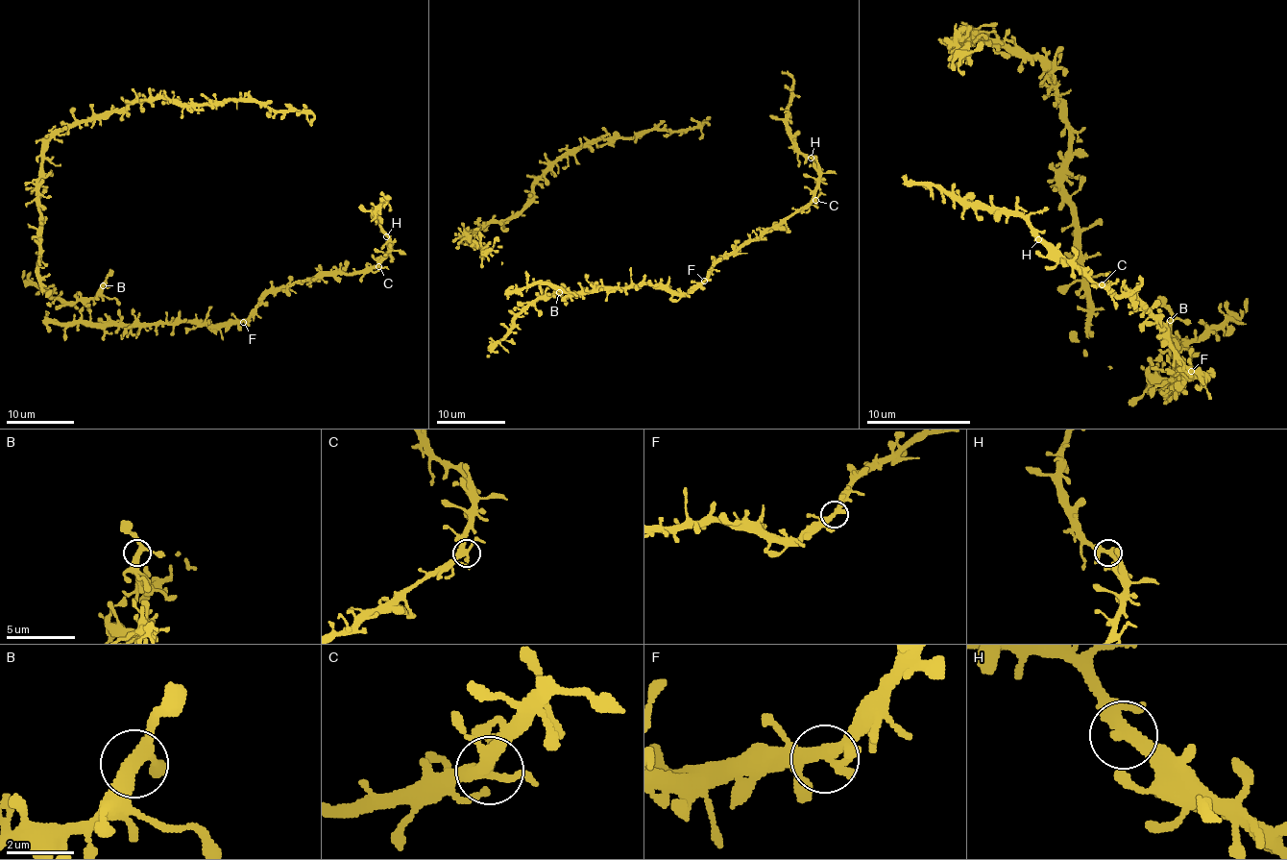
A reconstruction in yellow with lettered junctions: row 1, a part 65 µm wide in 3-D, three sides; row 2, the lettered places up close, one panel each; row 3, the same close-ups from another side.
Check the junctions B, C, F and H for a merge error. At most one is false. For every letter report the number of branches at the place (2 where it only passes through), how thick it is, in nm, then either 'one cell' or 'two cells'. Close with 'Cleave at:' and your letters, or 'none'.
B: 3 branches meet; 320 nm thick; one cell
C: 4 branches meet; 320 nm thick; one cell
F: 3 branches meet; 320 nm thick; one cell
H: 3 branches meet; 300 nm thick; one cell
Cleave at: none

